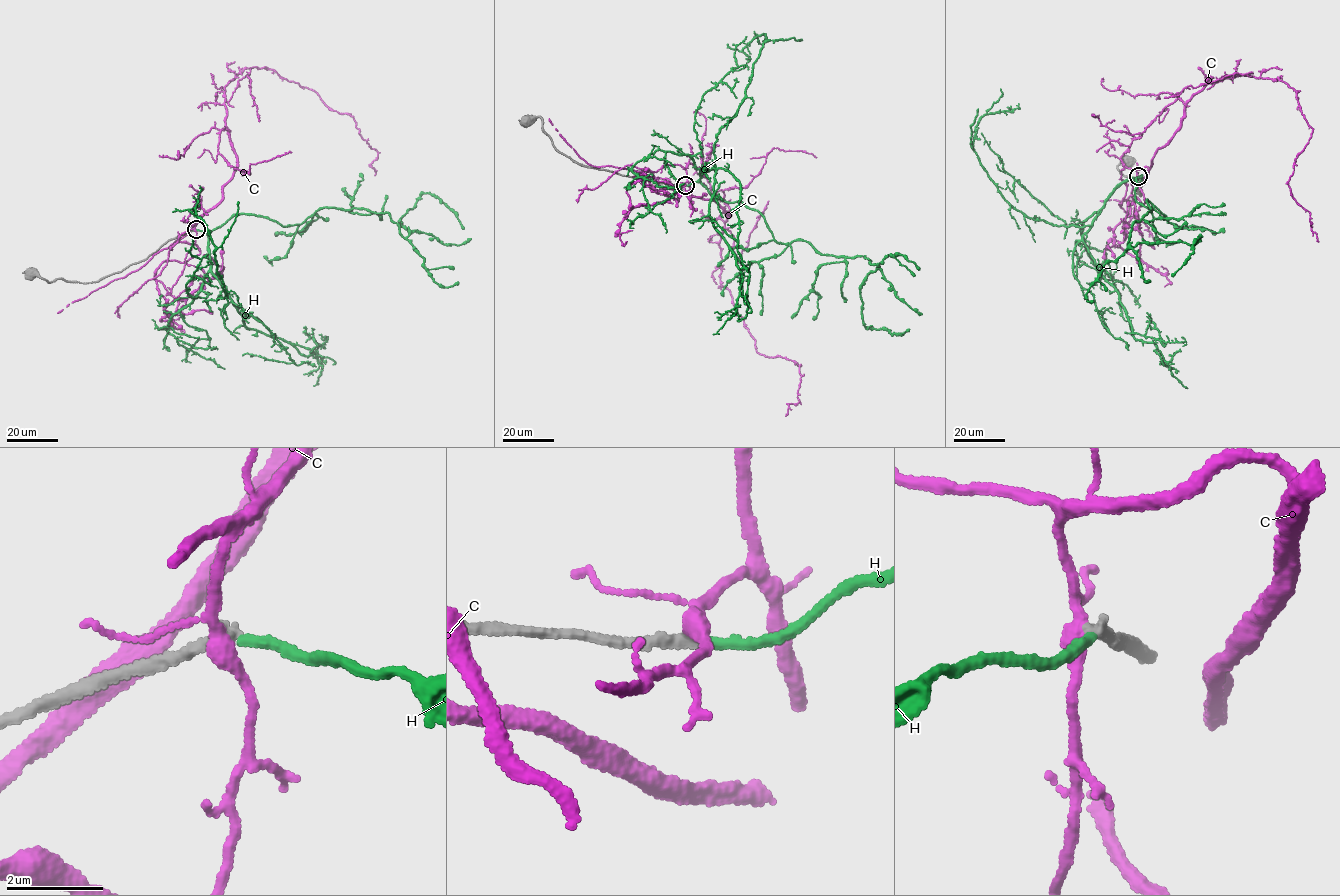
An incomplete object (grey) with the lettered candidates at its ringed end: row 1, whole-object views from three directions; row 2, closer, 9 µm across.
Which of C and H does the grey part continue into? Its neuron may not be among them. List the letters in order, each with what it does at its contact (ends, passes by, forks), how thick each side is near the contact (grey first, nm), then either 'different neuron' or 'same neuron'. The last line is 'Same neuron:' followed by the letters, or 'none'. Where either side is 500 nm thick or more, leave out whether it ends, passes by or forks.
C: it forks there; 280 nm thick on the grey side, 280 nm on the other; different neuron
H: it ends there; 240 nm thick on the grey side, 220 nm on the other; same neuron
Same neuron: H

